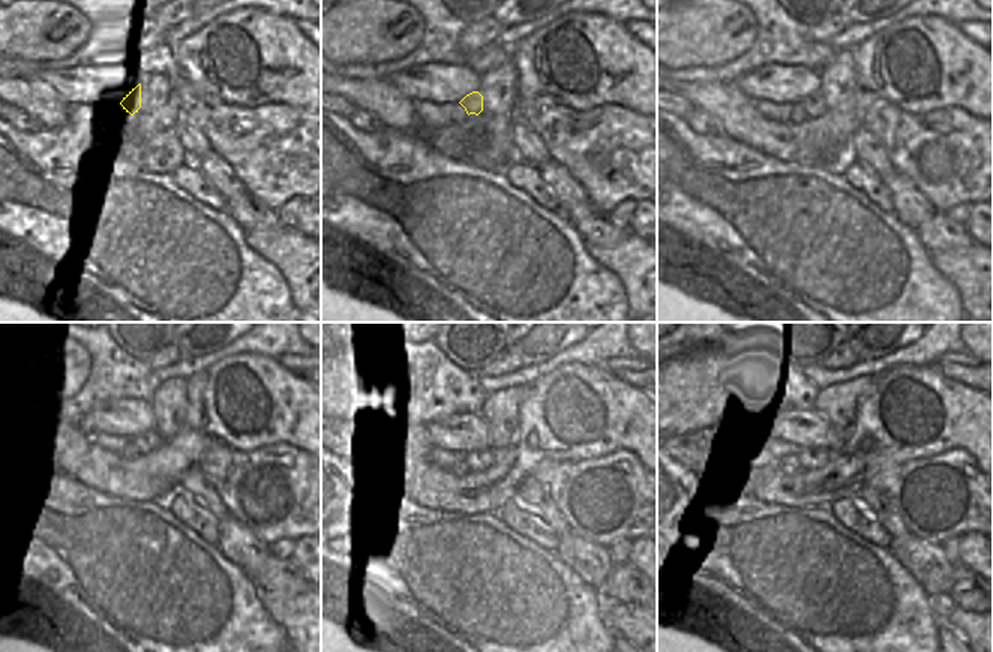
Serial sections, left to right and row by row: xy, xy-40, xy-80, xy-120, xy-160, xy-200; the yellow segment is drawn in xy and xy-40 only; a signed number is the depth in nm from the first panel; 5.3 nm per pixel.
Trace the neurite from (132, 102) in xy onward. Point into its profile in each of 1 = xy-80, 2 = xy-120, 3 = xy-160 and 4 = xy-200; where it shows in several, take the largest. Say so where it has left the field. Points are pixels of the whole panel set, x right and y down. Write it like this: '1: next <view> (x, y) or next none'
1: next xy-80 (815, 107)
2: next xy-120 (144, 442)
3: next xy-160 (479, 460)
4: next xy-200 (809, 457)

